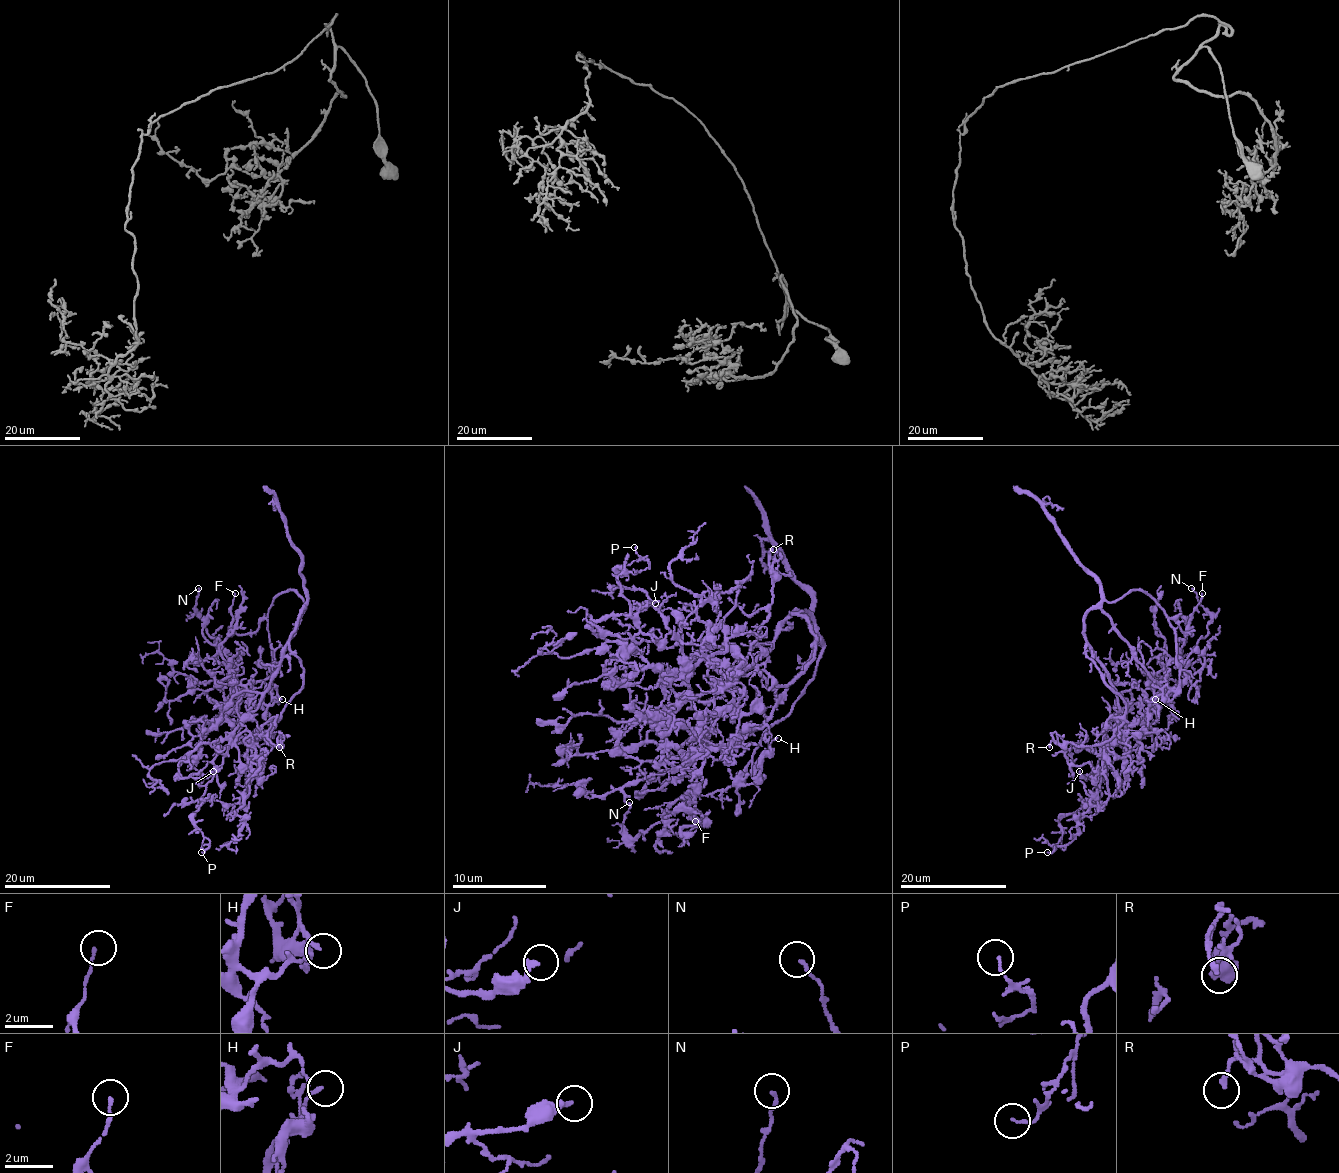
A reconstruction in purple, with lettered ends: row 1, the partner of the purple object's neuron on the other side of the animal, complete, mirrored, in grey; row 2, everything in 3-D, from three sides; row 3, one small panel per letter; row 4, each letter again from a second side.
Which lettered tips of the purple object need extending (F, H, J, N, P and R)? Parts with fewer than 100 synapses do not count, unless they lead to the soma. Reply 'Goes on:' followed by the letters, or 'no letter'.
Goes on: no letter

